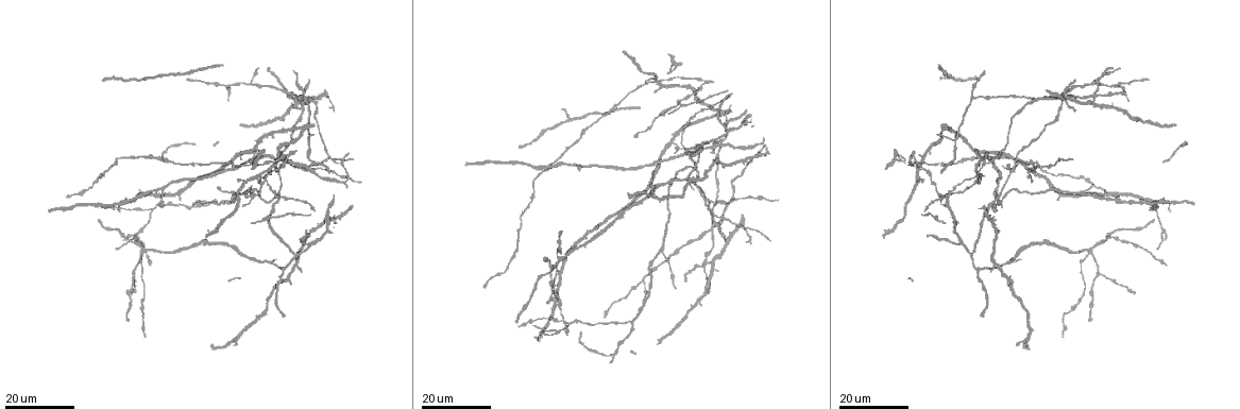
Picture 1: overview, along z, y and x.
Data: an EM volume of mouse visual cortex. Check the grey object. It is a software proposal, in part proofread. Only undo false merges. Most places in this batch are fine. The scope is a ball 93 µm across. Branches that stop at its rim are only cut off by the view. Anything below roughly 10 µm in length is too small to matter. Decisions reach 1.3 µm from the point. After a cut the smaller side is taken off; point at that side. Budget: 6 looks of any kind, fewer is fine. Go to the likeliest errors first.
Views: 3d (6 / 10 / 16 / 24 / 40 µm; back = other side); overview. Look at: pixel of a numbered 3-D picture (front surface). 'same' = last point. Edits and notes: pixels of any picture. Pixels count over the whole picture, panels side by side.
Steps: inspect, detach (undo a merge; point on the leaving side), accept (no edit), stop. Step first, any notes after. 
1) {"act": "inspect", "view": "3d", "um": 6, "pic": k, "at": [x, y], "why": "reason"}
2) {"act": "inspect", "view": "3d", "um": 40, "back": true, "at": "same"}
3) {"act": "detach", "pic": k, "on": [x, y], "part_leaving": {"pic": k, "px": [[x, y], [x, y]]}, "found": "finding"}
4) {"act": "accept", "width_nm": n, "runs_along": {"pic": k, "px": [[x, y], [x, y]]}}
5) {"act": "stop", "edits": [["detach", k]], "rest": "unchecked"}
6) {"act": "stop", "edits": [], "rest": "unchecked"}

{"act": "inspect", "view": "3d", "um": 16, "pic": 1, "at": [705, 199], "why": "three-way junction"}

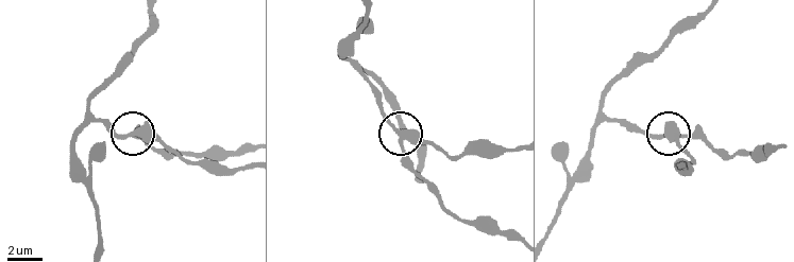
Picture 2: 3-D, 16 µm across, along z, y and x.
{"act": "inspect", "view": "3d", "um": 6, "pic": 2, "at": [411, 142]}

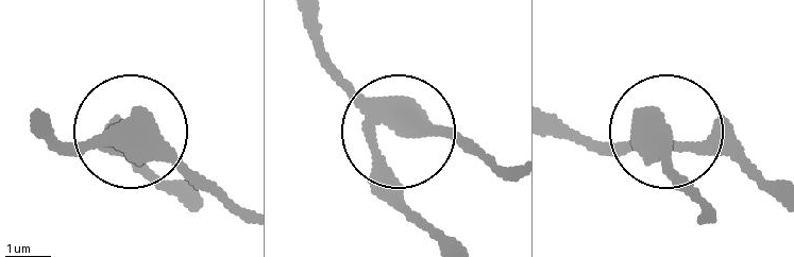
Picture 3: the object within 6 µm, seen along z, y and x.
{"act": "accept", "side_arm_um": 25, "arms": 3, "found": "one neuron here"}

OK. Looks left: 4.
{"act": "inspect", "view": "3d", "um": 24, "pic": 1, "at": [712, 228], "why": "four-way junction"}

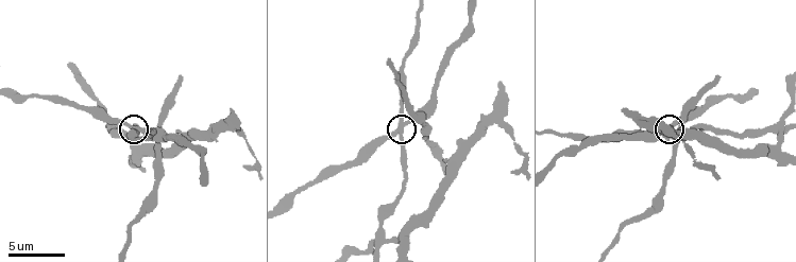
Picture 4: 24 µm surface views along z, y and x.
{"act": "inspect", "view": "3d", "um": 10, "pic": 4, "at": [401, 132]}

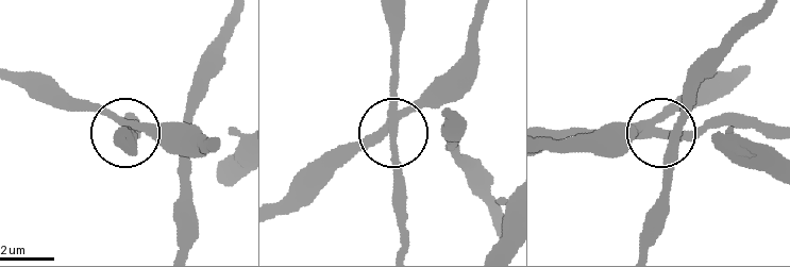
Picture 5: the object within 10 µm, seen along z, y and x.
{"act": "accept", "arms": 4, "found": "continuous, no second neuron"}

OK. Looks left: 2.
{"act": "inspect", "view": "3d", "um": 24, "pic": 1, "at": [151, 210], "why": "three-way junction"}

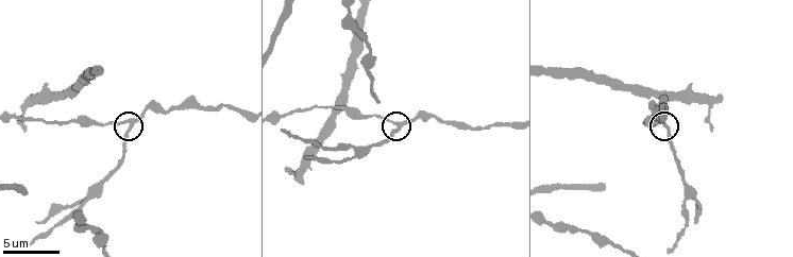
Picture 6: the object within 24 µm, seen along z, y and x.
{"act": "inspect", "view": "3d", "um": 6, "pic": 6, "at": [130, 125]}

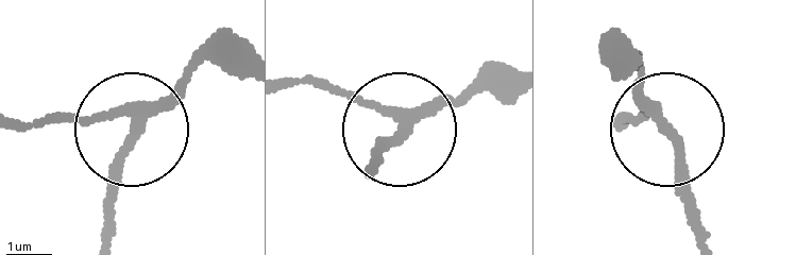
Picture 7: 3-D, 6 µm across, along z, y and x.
{"act": "accept", "arms": 3, "runs_along": {"pic": 7, "px": [[243, 71], [198, 64], [141, 117], [106, 227]]}, "found": "continuous, no second neuron"}

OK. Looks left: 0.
{"act": "stop", "edits": [], "rest": "unchecked"}

